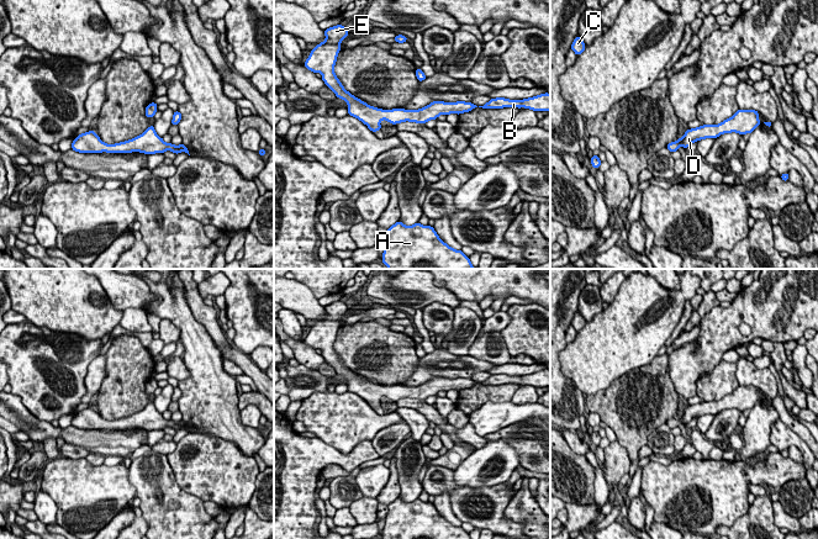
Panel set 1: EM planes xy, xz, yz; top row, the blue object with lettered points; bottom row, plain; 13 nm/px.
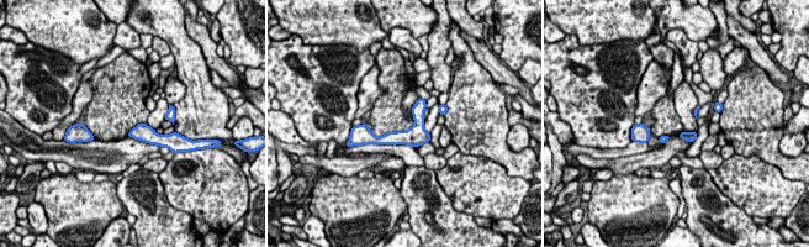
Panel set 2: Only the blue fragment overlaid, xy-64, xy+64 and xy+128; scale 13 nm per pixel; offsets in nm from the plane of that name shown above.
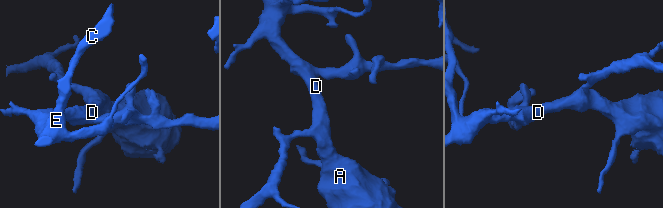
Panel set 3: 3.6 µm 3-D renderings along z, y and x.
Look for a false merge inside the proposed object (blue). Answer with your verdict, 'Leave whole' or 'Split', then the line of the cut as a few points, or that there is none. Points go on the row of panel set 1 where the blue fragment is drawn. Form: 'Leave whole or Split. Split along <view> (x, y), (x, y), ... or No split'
Leave whole. No split

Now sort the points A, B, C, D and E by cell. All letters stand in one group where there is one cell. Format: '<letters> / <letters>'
A B C D E

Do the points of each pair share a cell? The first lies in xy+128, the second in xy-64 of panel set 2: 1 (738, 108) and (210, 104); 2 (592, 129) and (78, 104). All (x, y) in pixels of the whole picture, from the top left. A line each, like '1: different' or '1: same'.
1: same
2: different

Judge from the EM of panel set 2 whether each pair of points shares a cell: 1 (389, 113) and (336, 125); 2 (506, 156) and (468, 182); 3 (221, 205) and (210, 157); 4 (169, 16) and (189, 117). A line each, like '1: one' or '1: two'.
1: two
2: two
3: one
4: one

